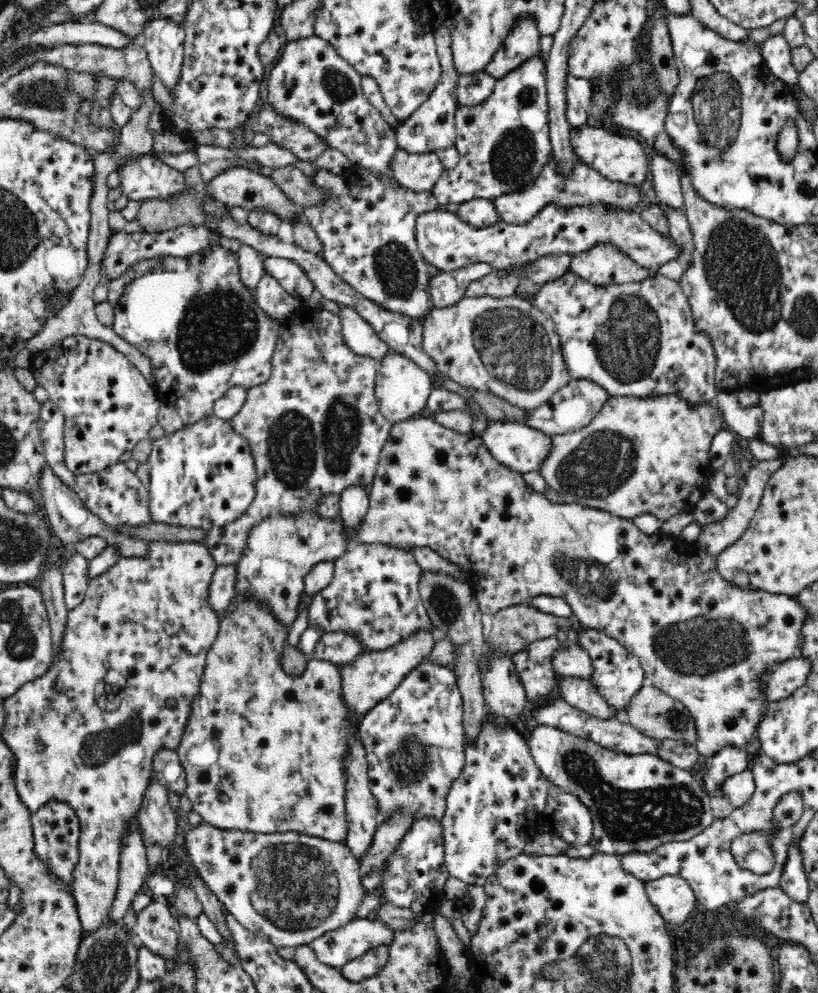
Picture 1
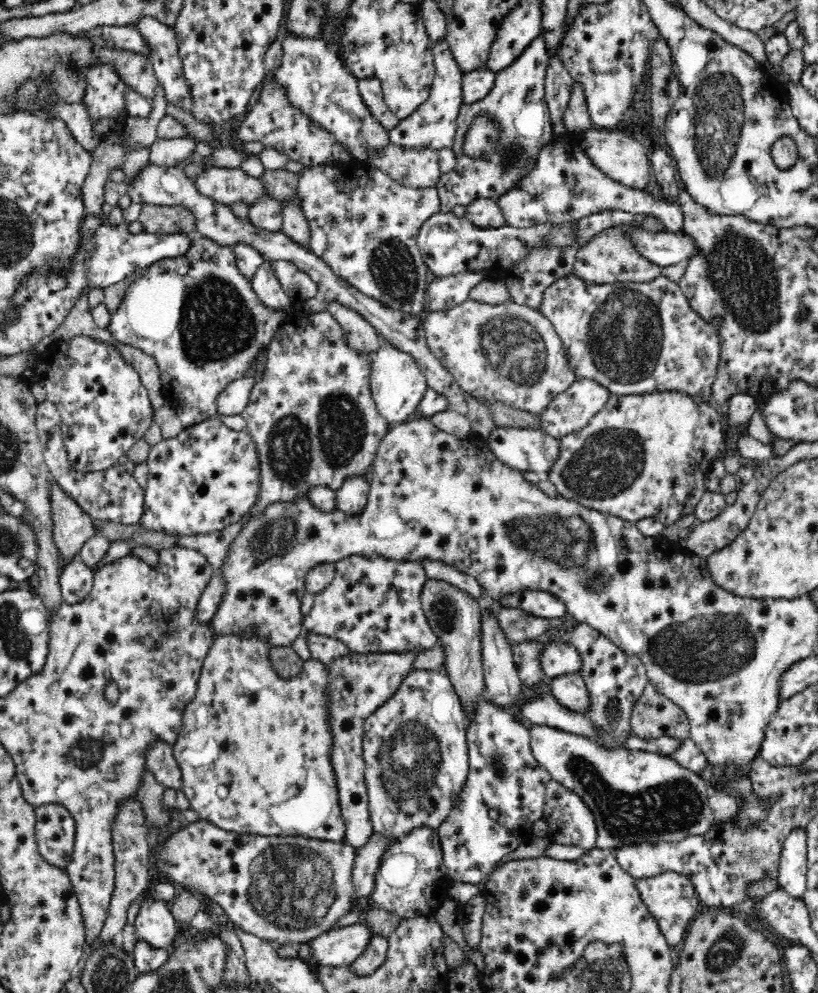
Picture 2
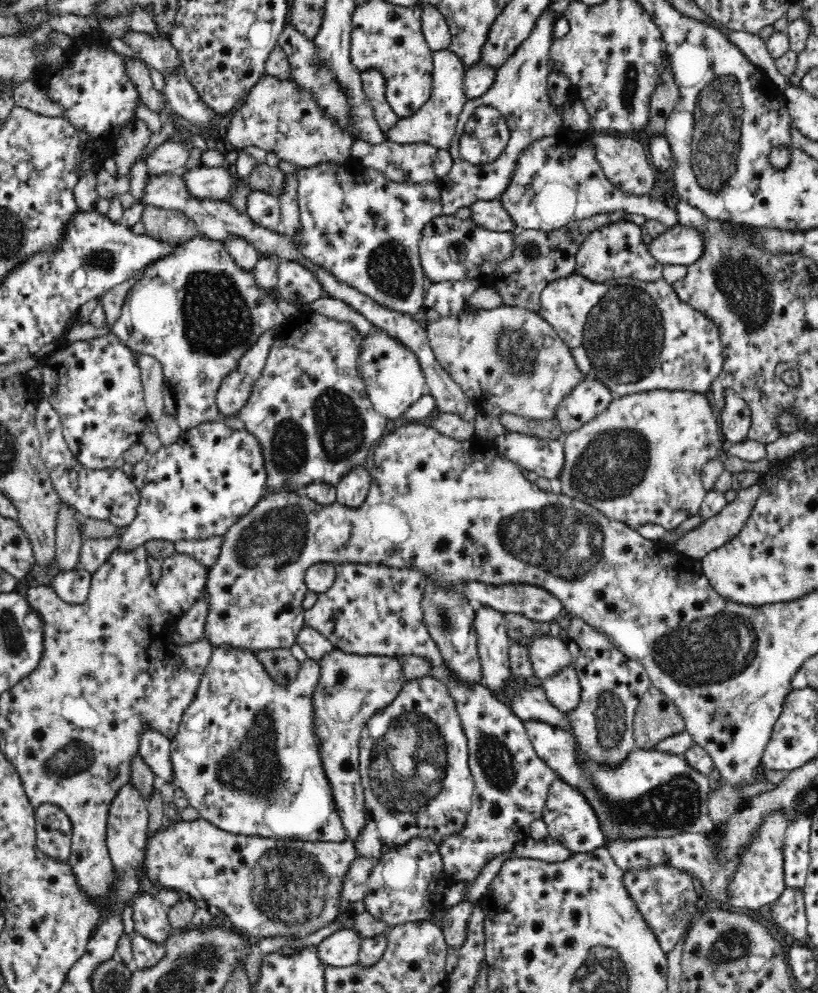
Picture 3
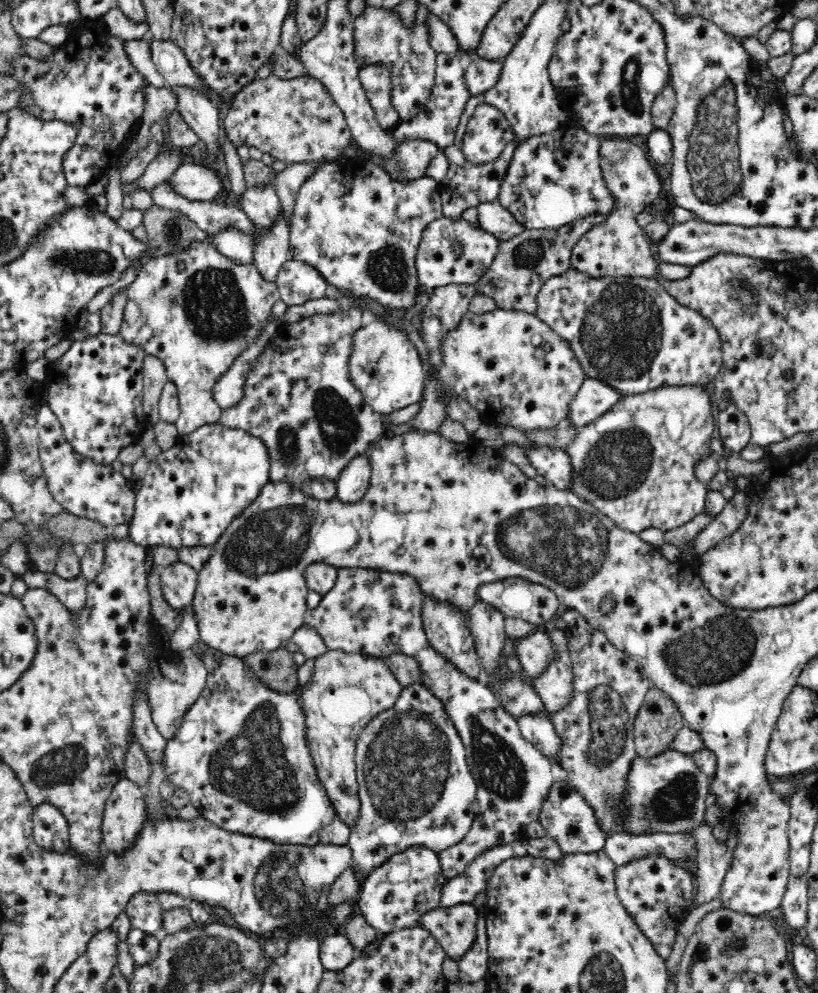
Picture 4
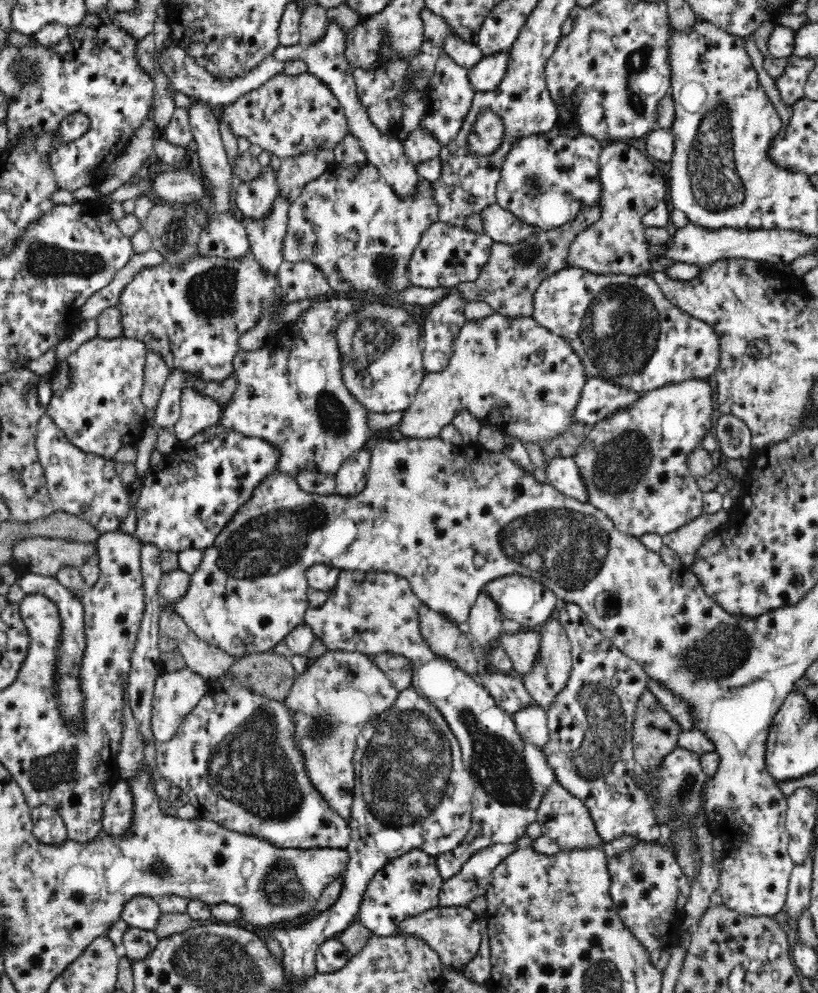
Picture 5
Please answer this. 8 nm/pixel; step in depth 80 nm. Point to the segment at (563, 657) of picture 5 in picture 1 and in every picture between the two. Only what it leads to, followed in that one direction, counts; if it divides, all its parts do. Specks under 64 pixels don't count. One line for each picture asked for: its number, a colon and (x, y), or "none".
1: (583, 694)
2: (570, 689)
3: (564, 689)
4: (556, 686)

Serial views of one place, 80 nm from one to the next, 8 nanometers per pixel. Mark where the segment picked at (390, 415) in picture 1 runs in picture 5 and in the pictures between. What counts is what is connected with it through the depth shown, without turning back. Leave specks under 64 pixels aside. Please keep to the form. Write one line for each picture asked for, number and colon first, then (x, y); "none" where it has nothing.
2: (398, 385)
3: (394, 379)
4: (385, 366)
5: (382, 359)

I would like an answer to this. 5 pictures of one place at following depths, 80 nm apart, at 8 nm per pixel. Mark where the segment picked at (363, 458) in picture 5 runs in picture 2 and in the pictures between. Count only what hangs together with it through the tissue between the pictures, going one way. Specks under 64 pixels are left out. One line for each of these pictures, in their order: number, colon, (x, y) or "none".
2: (351, 499)
3: (351, 492)
4: (354, 480)

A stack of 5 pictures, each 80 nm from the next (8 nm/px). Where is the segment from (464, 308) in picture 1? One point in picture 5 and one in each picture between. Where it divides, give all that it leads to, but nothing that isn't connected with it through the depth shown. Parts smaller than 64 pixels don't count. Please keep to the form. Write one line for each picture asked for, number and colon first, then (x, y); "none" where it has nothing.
2: (509, 352)
3: (510, 359)
4: (513, 367)
5: (511, 372)

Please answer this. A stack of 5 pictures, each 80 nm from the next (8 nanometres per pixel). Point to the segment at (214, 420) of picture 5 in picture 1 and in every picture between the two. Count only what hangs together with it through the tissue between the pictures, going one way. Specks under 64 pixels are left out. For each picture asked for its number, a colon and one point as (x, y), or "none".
1: (201, 329)
2: (205, 328)
3: (197, 312)
4: (196, 310)

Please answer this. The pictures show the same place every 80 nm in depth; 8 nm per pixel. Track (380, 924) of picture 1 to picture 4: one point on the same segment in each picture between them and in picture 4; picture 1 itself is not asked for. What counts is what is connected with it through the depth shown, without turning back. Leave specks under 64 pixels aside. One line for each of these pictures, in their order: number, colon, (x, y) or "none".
2: (340, 947)
3: (342, 948)
4: (337, 952)

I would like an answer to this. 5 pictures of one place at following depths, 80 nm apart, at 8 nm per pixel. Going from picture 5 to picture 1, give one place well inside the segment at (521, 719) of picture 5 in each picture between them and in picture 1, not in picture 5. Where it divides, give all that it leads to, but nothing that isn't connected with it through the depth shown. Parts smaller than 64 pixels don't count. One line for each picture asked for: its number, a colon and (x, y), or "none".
1: (638, 802)
2: (636, 797)
3: (647, 794)
4: (538, 729)

